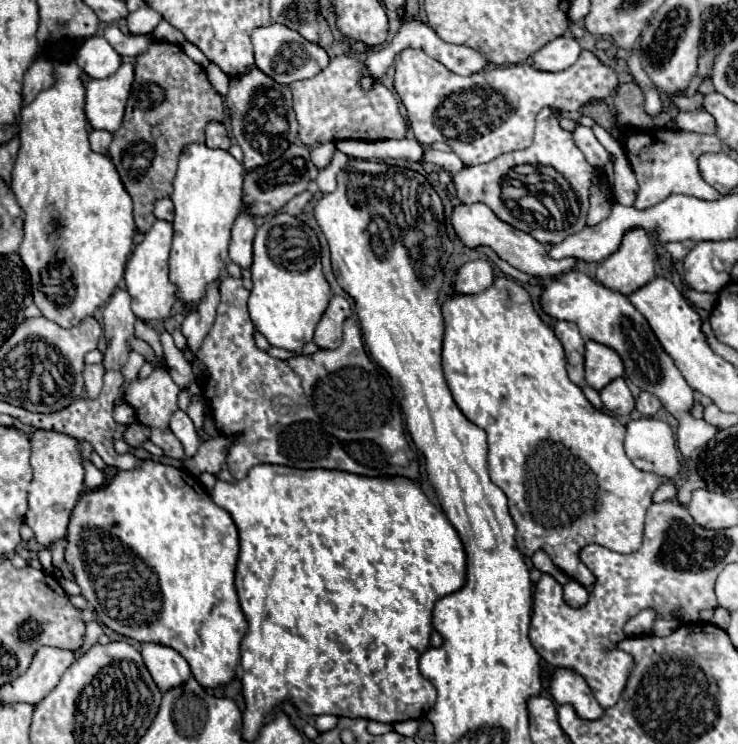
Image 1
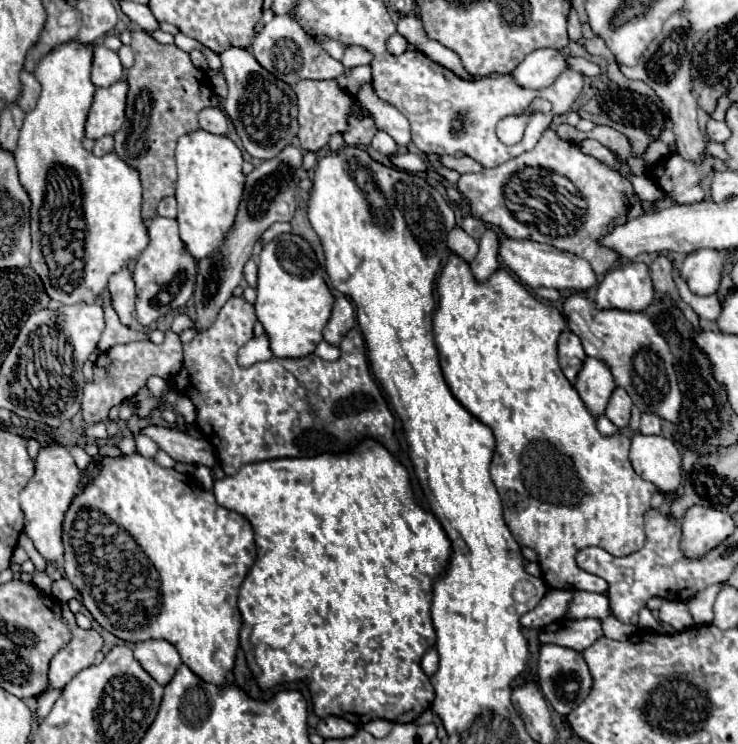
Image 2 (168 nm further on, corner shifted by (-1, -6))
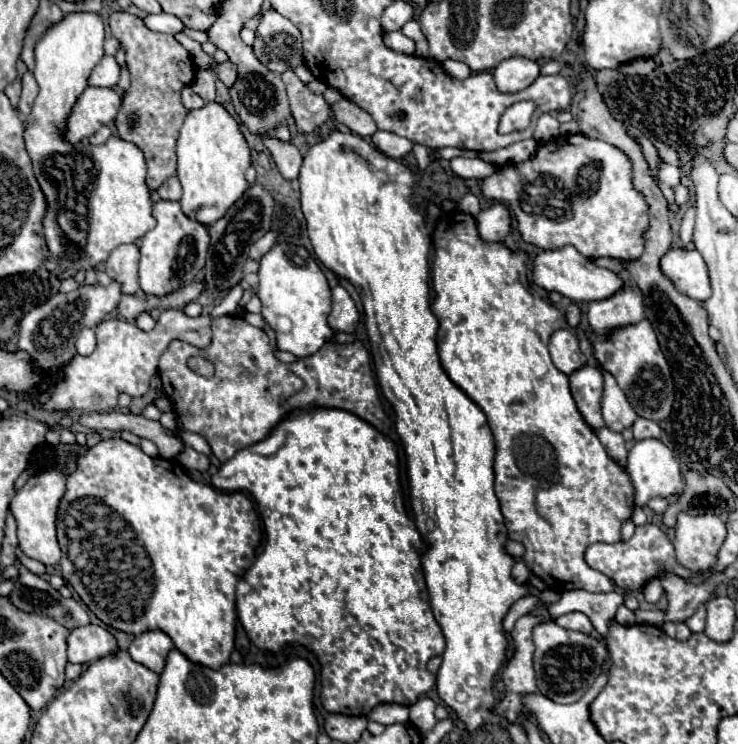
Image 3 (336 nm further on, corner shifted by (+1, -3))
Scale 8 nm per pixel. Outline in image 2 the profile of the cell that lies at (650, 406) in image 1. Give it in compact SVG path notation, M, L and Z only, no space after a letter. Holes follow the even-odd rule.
M642 413L640 431L644 435L658 435L660 433L660 417L654 413Z

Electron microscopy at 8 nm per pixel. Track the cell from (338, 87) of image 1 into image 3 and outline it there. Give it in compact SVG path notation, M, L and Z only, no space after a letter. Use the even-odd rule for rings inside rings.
M292 70L282 72L282 82L286 84L290 110L292 110L292 116L296 120L296 126L300 132L308 134L308 132L316 130L322 122L328 120L330 108L328 108L326 100L322 96L310 92L308 86L304 82L300 82Z

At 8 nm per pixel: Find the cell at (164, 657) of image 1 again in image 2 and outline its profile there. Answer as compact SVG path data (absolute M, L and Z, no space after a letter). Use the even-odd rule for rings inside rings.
M144 641L138 643L134 649L134 657L140 661L140 665L152 675L152 679L158 685L168 685L178 667L182 665L178 651L168 641Z

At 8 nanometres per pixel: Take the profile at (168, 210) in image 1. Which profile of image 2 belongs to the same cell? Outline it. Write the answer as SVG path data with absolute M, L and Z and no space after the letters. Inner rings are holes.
M164 197L158 203L158 215L168 217L168 219L176 219L176 199L174 197Z

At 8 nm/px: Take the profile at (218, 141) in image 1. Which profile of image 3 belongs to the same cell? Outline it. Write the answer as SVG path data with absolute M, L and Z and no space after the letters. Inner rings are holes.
M184 86L182 88L182 104L186 106L186 110L194 110L194 108L204 106L204 100L198 94L194 94L190 86Z

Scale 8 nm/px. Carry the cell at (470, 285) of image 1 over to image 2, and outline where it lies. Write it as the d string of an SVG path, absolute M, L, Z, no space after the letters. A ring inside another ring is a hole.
M488 229L480 239L480 251L470 263L470 269L474 279L480 283L498 269L498 233L494 229Z

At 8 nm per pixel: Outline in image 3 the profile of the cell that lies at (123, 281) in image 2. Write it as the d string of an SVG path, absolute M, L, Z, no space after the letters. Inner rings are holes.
M122 244L108 256L104 272L122 284L124 294L138 292L138 260L140 250L136 244Z

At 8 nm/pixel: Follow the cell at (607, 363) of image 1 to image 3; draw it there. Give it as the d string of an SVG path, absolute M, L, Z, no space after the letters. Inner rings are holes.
M582 366L574 374L570 374L570 390L572 398L576 402L578 412L582 414L584 422L598 432L598 428L604 428L602 412L600 412L600 398L602 398L602 372L594 366Z

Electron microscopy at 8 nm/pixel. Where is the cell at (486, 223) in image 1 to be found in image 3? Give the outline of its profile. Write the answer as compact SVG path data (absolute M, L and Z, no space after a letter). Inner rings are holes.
M566 246L560 250L546 250L534 260L534 282L548 292L560 292L574 302L594 302L604 300L624 288L624 280L612 270L598 268L590 258L584 258L576 248Z

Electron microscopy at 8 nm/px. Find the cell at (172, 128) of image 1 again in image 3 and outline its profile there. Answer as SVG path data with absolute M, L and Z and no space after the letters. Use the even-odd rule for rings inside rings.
M114 12L108 20L108 26L126 52L126 64L132 82L124 92L122 106L116 116L118 136L134 142L144 152L148 164L146 182L150 190L156 190L166 178L176 174L176 140L186 118L180 90L186 84L192 84L196 76L196 64L172 34L152 32L138 16L128 12Z

